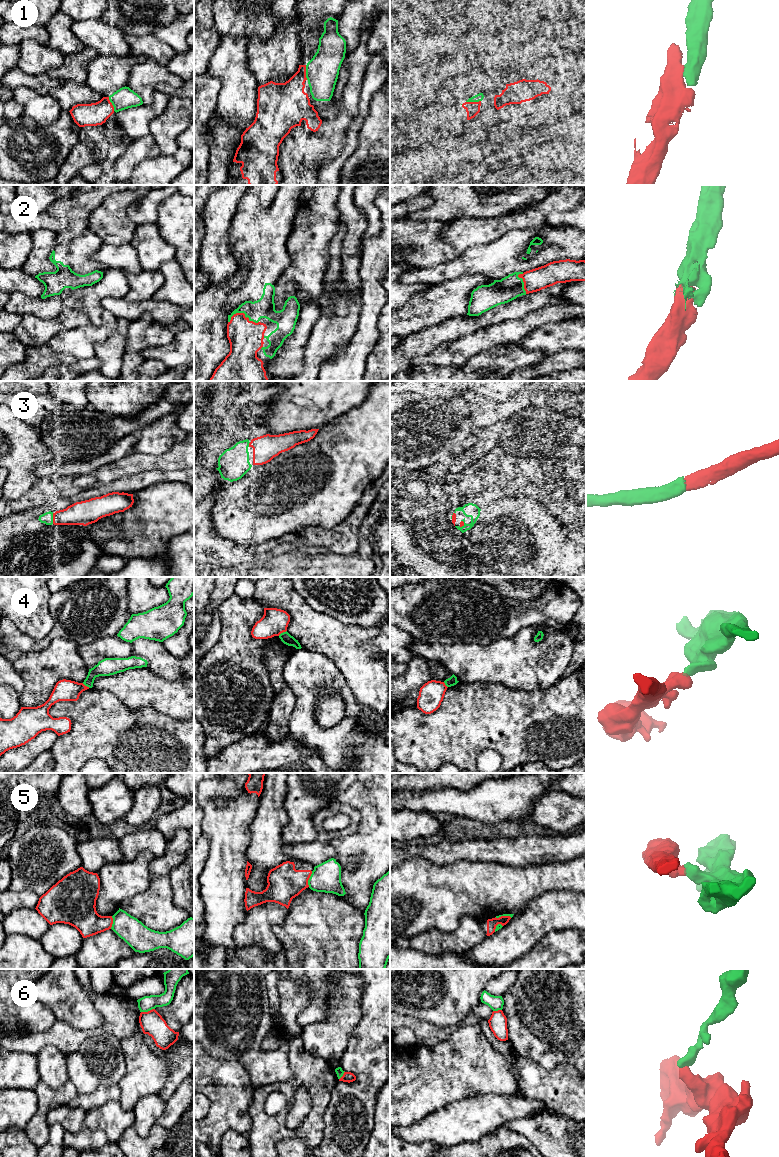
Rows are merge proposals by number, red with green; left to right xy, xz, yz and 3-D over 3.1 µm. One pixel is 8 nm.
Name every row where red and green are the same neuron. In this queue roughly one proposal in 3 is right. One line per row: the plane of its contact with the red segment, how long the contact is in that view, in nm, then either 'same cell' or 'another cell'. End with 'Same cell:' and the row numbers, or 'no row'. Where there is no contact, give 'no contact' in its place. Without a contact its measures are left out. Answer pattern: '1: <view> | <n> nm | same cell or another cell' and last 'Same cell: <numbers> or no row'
1: xz | 120 nm | same cell
2: xz | 240 nm | same cell
3: xy | 90 nm | same cell
4: xz | 80 nm | another cell
5: xz | 130 nm | another cell
6: xy | 120 nm | another cell
Same cell: 1, 2, 3

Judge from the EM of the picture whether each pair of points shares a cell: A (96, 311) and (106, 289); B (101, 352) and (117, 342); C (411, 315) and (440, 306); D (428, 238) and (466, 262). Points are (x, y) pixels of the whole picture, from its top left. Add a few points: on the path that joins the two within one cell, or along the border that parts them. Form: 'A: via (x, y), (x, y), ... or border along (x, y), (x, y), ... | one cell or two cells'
A: via (96, 306), (96, 299), (101, 294) | one cell
B: via (105, 351), (108, 351), (113, 346) | one cell
C: via (418, 313), (423, 309), (433, 306) | one cell
D: border along (479, 245), (471, 245), (454, 258), (436, 265) | two cells

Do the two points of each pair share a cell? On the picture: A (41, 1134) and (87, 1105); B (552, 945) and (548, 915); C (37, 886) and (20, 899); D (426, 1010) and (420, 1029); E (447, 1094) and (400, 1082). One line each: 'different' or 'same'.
A: different
B: different
C: different
D: different
E: same

